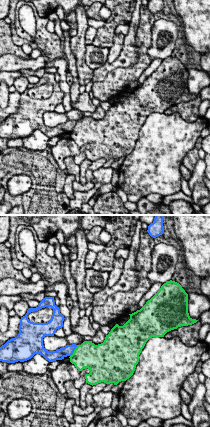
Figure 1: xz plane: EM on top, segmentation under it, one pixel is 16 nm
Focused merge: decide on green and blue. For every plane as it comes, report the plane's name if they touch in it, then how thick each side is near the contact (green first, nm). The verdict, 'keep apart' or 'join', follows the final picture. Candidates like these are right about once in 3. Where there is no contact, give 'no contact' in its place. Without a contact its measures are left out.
meets green in xz; 420 nm thick on the green side, 180 nm on the other

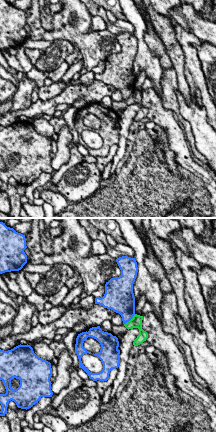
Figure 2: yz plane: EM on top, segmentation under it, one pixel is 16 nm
meets green in yz; 190 nm thick on the green side, 320 nm on the other

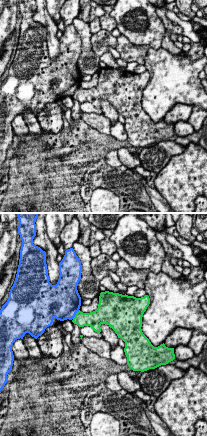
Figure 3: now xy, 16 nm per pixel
meets green in xy; 220 nm thick on the green side, 480 nm on the other

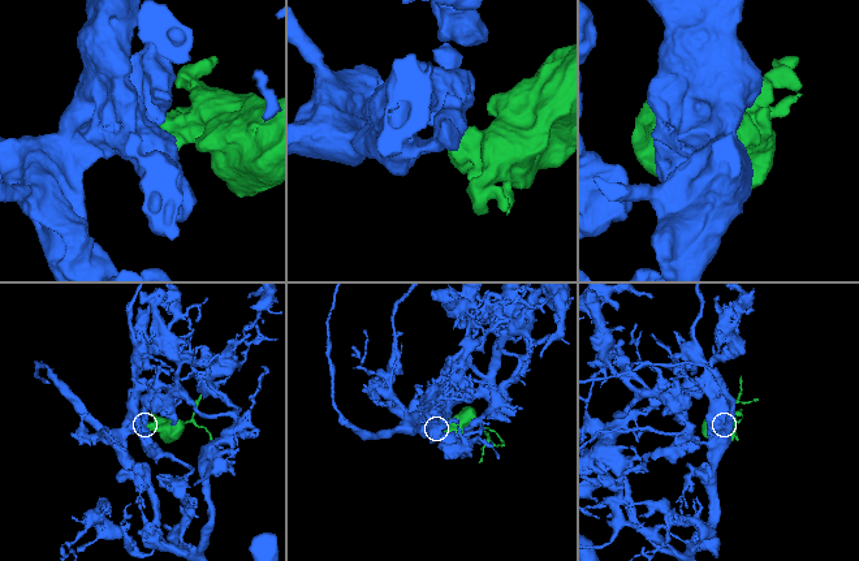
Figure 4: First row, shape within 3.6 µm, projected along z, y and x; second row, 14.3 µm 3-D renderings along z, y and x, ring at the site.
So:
keep apart

